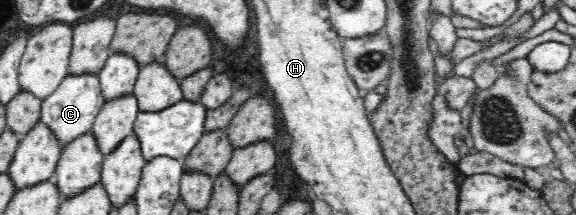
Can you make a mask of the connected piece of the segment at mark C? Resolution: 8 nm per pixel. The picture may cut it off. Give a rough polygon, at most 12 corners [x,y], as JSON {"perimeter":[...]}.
{"perimeter":[[68,73],[40,118],[64,147],[92,129],[98,73]]}

